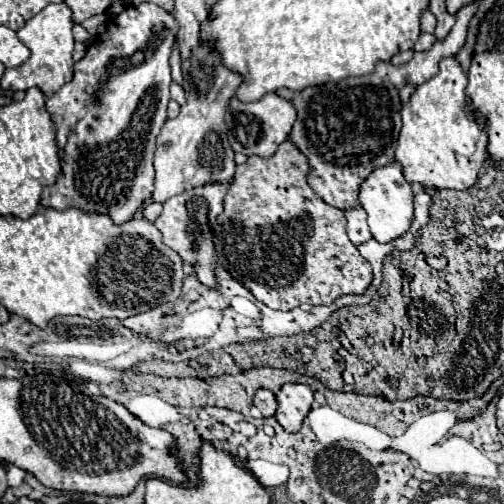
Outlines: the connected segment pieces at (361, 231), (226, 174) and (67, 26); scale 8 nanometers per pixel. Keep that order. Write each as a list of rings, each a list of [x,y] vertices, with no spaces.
[[[353,208],[345,212],[347,218],[347,234],[349,240],[359,246],[363,242],[367,242],[371,238],[371,232],[367,228],[367,212],[363,212],[363,208]]]
[[[199,44],[193,50],[193,56],[183,62],[183,90],[187,94],[187,104],[181,106],[181,114],[177,118],[171,118],[163,124],[161,134],[157,136],[157,152],[155,152],[155,190],[151,194],[153,202],[165,202],[171,196],[177,196],[185,190],[203,186],[203,184],[217,184],[217,182],[233,182],[235,174],[235,160],[233,150],[227,142],[227,126],[223,122],[225,110],[229,100],[235,96],[237,86],[241,84],[241,76],[225,68],[219,60],[219,56],[209,48]]]
[[[65,2],[49,4],[39,14],[35,14],[21,30],[17,30],[19,40],[31,50],[31,56],[25,64],[5,70],[5,74],[1,78],[1,88],[17,92],[17,90],[29,90],[29,88],[37,86],[45,96],[55,94],[65,82],[69,82],[73,78],[71,52],[73,52],[75,42],[71,36],[71,28],[73,28],[71,10],[67,8]]]

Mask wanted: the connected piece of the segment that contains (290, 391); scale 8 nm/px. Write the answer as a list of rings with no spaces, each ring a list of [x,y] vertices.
[[[285,384],[275,398],[277,398],[277,412],[273,418],[287,432],[299,432],[303,418],[311,410],[313,390],[305,384]]]

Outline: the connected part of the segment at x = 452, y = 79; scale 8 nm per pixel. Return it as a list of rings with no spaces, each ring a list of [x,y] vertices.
[[[443,58],[439,72],[417,86],[411,100],[403,106],[403,128],[397,140],[395,162],[401,164],[409,184],[417,182],[423,188],[455,188],[467,190],[477,182],[477,172],[487,160],[485,122],[473,116],[465,96],[467,74],[455,58]]]

